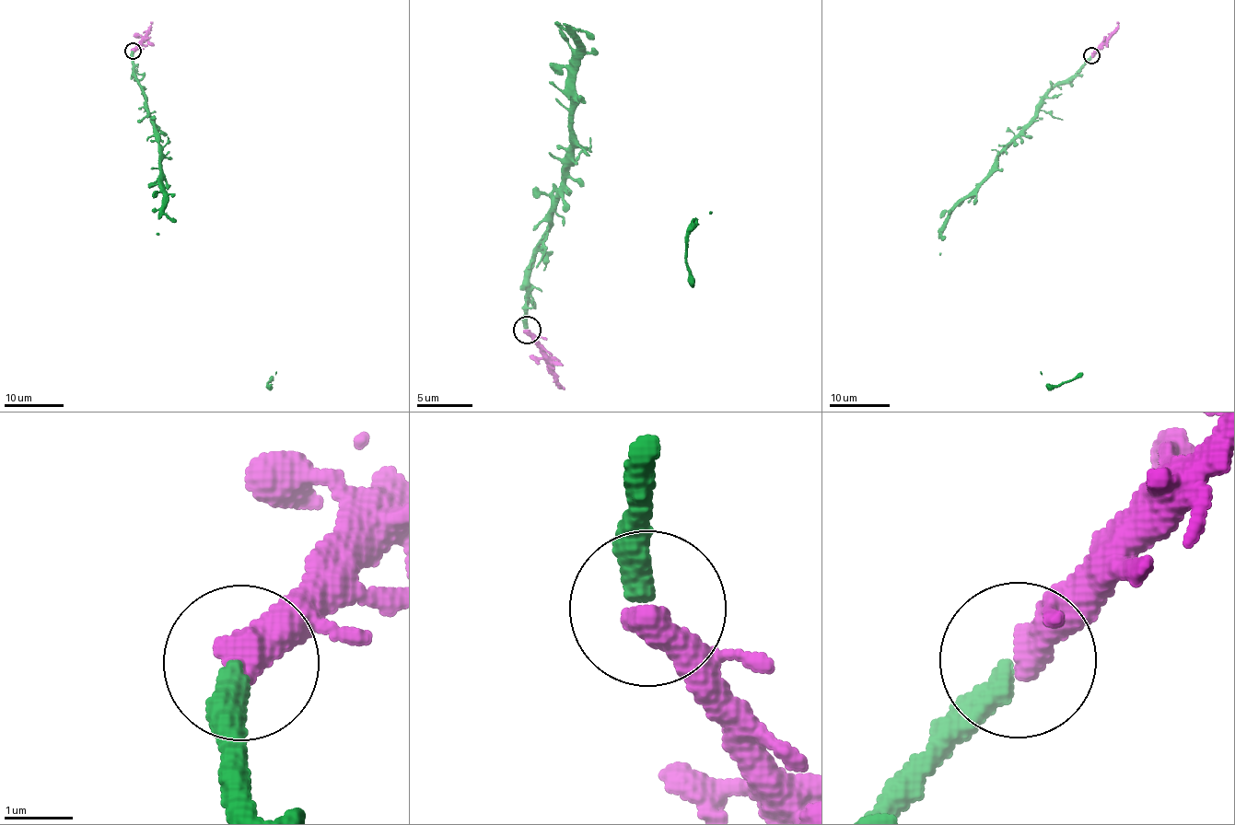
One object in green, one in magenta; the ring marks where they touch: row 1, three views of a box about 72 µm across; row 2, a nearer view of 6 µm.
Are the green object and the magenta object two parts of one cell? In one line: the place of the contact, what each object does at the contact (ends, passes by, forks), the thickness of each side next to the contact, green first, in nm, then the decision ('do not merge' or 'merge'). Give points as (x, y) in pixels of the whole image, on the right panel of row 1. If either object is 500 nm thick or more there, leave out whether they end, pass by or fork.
(1091, 55) | 360/550 nm | merge

